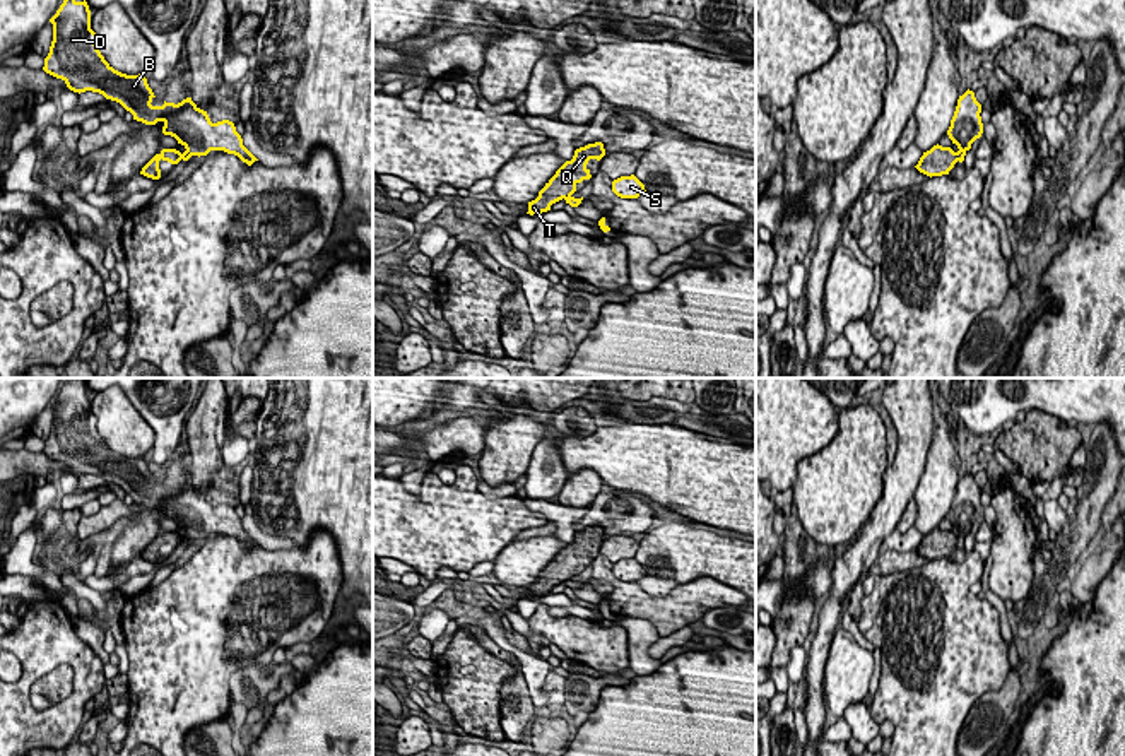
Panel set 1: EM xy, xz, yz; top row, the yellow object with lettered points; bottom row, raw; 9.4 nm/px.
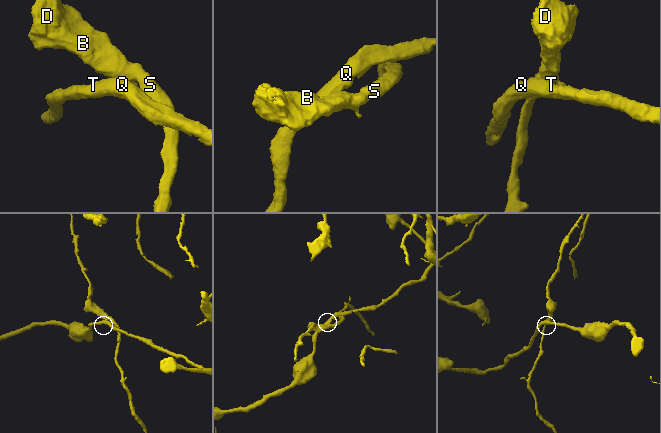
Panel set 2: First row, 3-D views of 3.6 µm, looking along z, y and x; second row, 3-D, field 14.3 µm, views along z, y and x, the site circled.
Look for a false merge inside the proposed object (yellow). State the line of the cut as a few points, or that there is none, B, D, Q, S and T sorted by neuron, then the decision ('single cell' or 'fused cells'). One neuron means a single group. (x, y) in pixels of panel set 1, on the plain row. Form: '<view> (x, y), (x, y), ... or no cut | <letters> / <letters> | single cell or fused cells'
yz (956, 536), (958, 543) | B D S / Q T | fused cells

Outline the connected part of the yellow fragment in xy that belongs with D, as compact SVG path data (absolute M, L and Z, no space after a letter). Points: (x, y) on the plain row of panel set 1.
M67 378L53 407L53 424L44 441L43 453L62 462L74 475L99 475L106 482L120 486L133 498L133 503L145 508L162 505L162 517L171 518L186 534L183 544L191 539L207 539L210 534L224 534L238 539L251 549L258 544L244 529L236 510L229 503L212 506L207 494L200 493L191 481L181 486L152 489L156 481L147 462L127 458L115 453L97 433L97 417L91 412L91 393L85 385Z

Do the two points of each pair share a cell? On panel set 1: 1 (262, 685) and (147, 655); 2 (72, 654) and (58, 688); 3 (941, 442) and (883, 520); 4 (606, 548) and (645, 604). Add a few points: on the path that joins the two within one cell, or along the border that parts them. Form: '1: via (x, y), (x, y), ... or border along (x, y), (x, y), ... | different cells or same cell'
1: border along (235, 669), (229, 678), (229, 696) | different cells
2: border along (74, 669), (67, 664), (58, 664), (33, 685) | different cells
3: border along (936, 423), (930, 433), (925, 469), (912, 496) | different cells
4: border along (600, 553), (612, 563) | different cells

